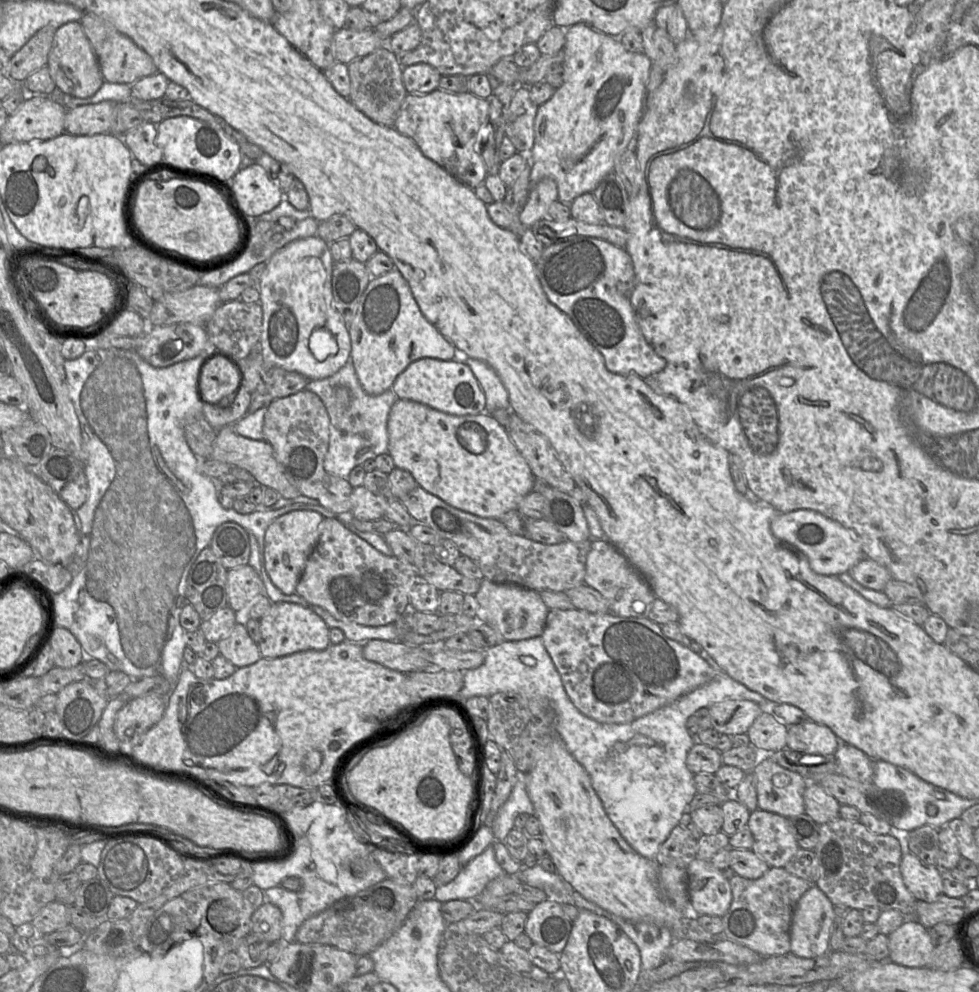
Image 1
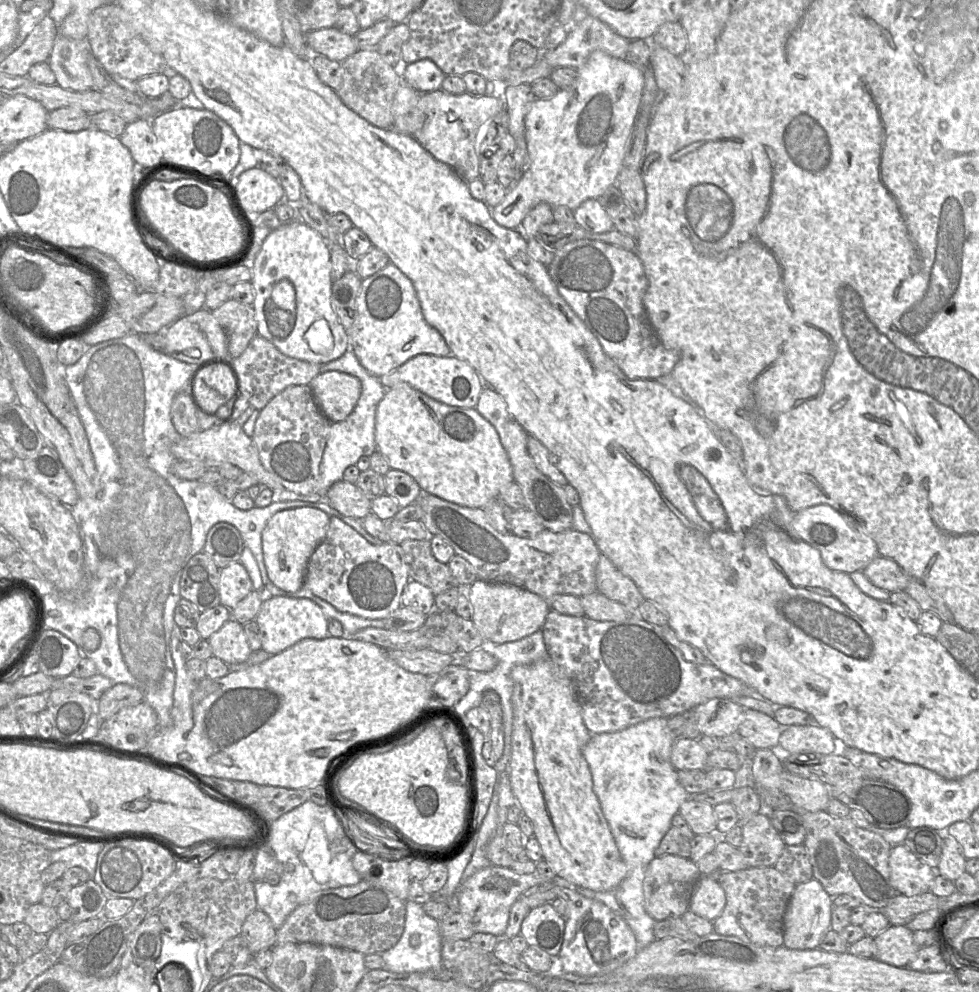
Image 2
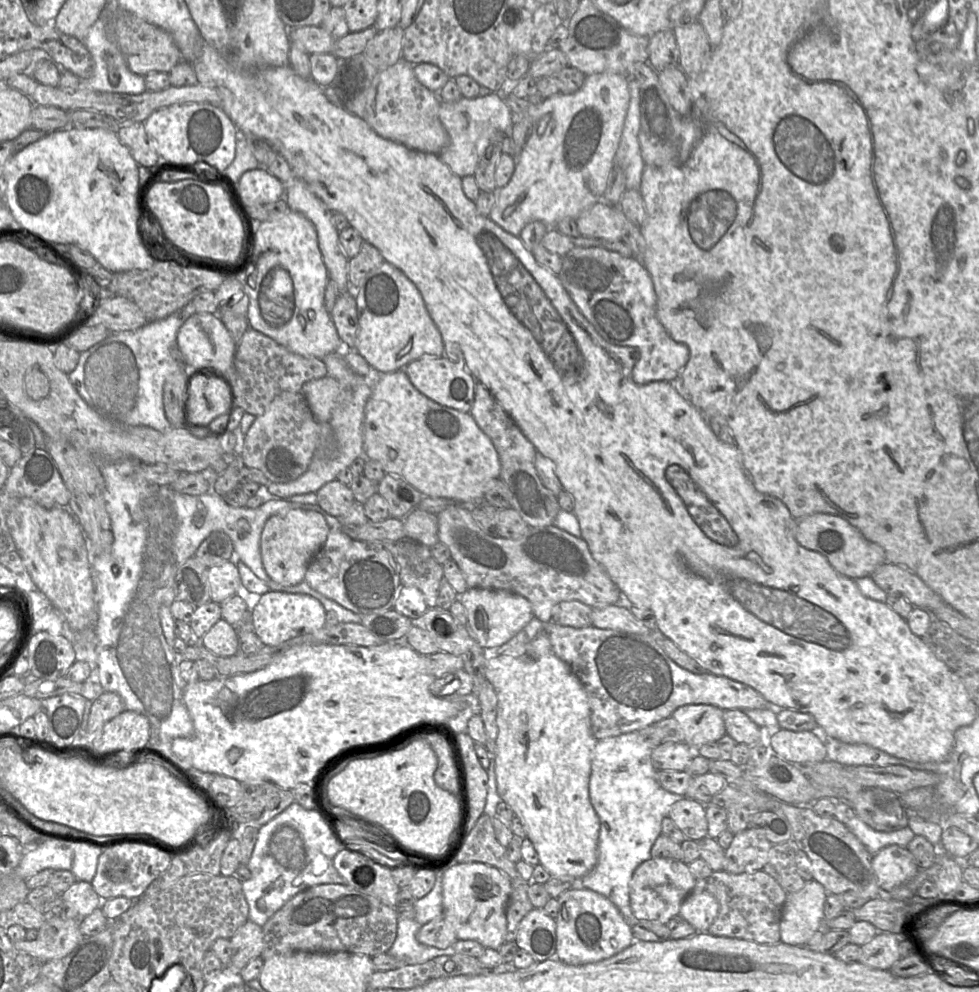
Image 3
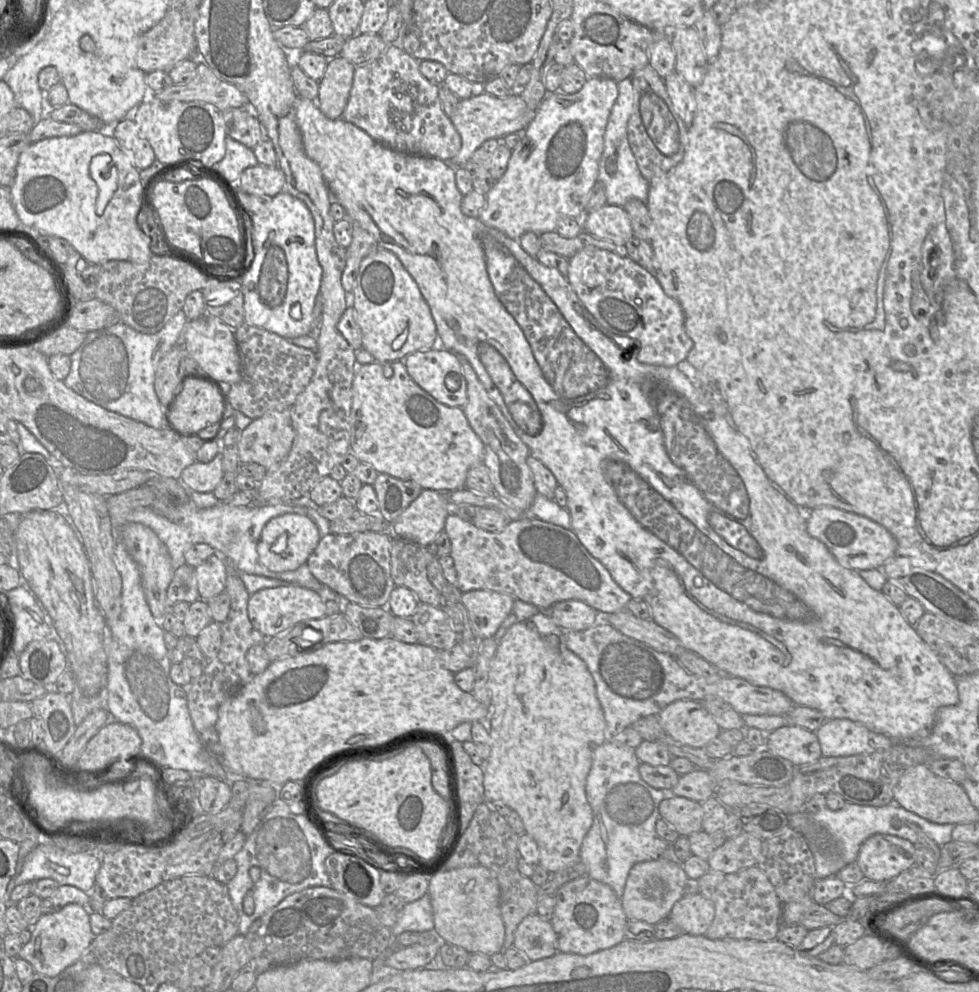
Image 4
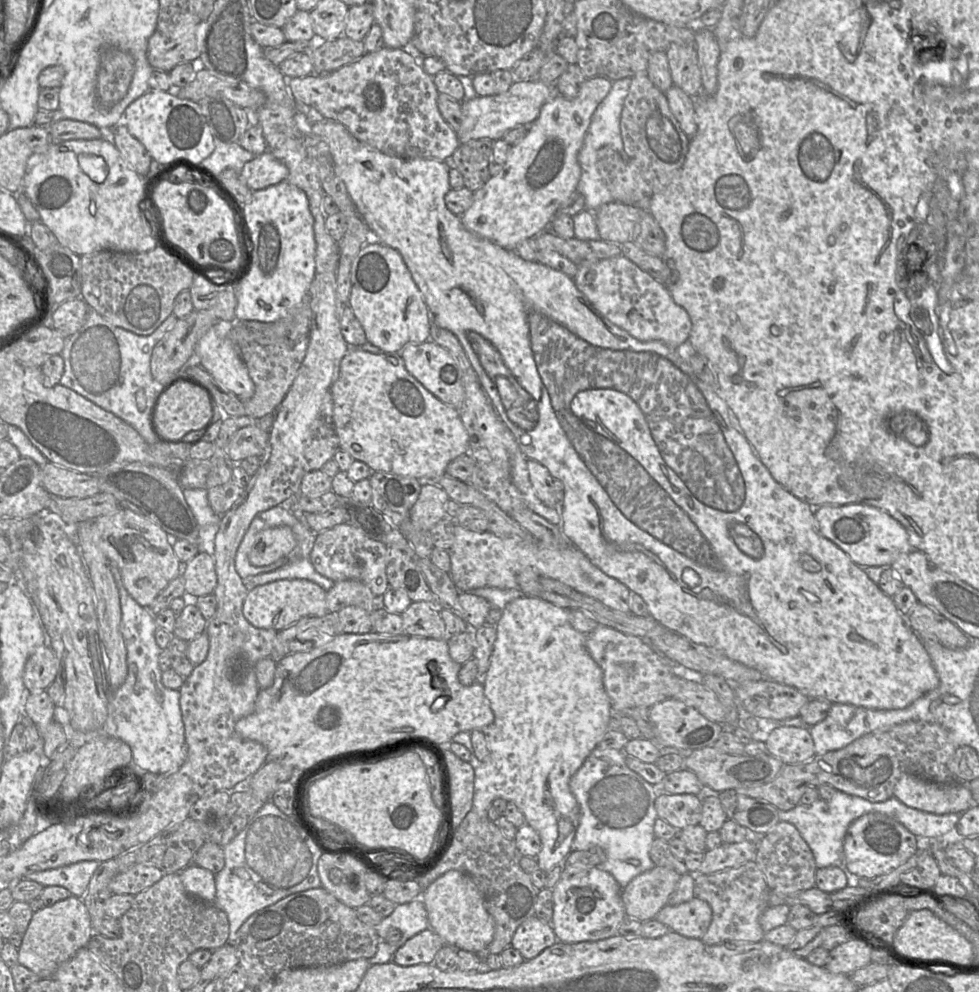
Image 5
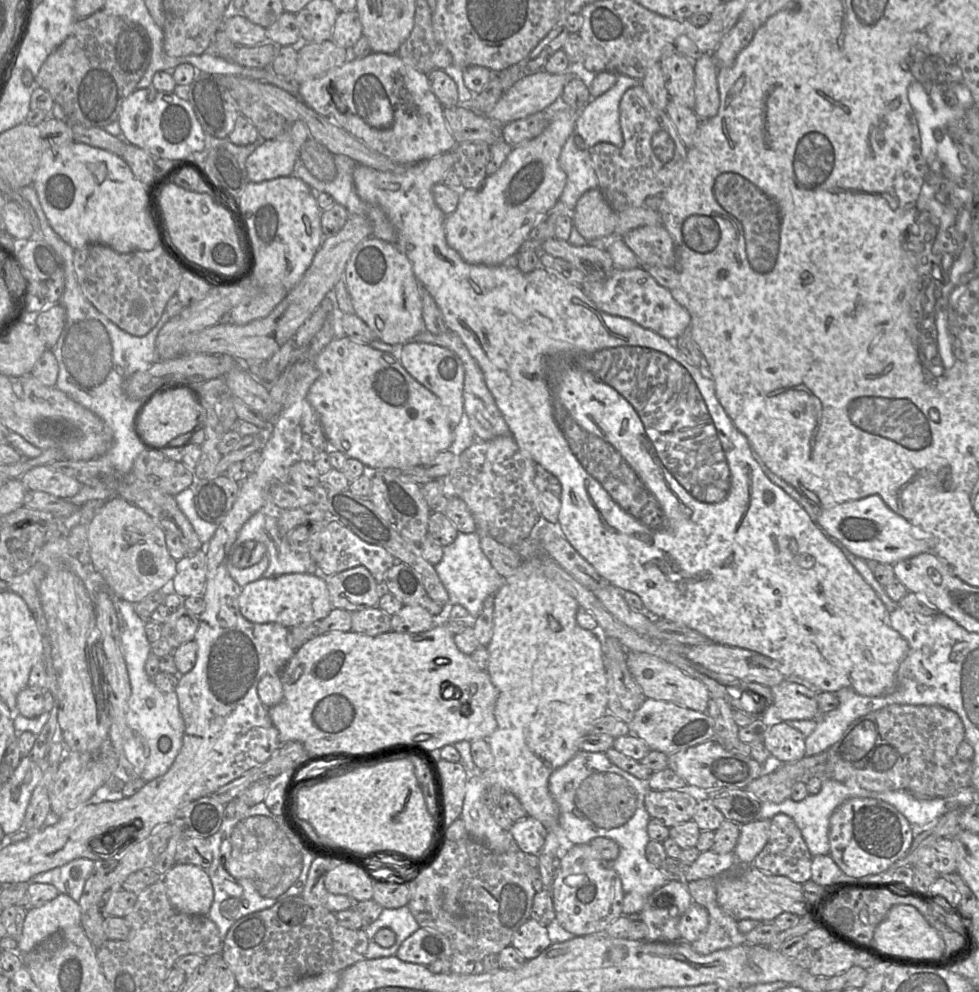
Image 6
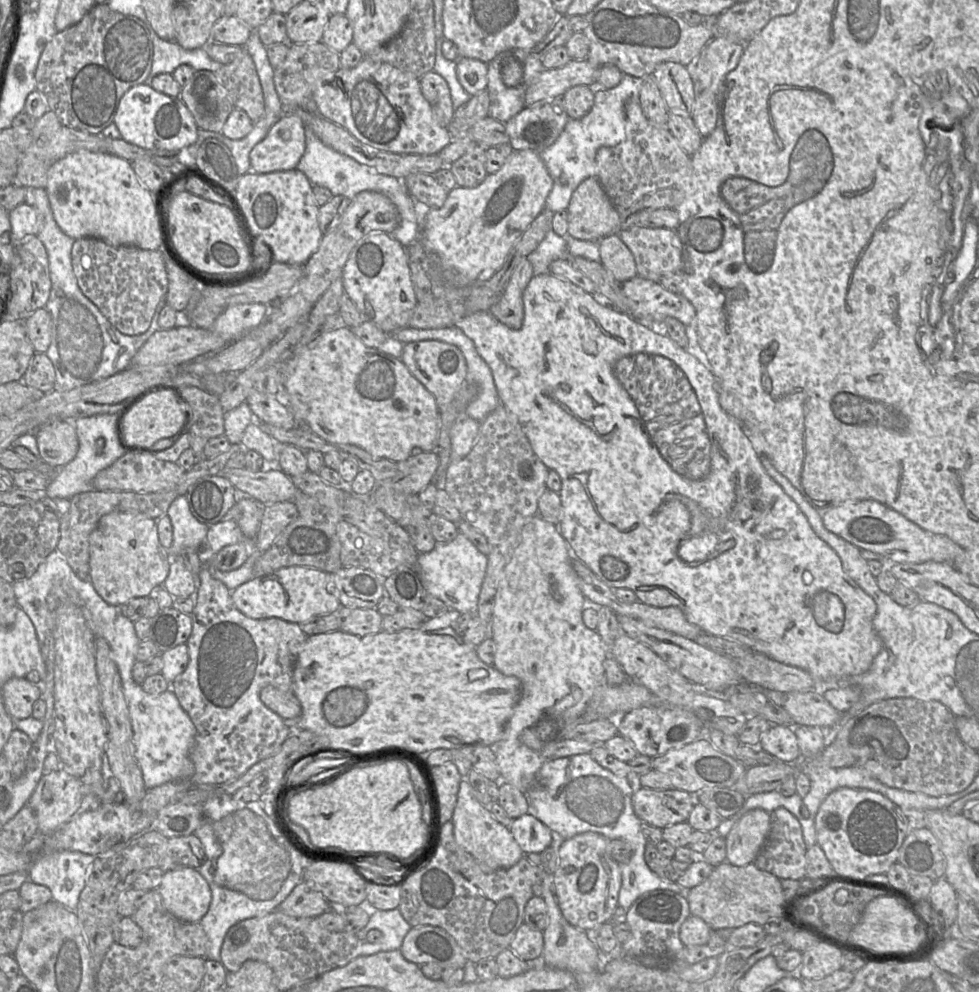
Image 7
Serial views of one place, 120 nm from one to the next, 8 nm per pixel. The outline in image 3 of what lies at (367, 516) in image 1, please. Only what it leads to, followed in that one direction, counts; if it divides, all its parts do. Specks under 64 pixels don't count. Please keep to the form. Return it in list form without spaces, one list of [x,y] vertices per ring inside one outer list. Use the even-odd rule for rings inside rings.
[[[338,479],[324,484],[317,492],[317,504],[332,516],[340,516],[355,503],[354,495],[348,485]]]

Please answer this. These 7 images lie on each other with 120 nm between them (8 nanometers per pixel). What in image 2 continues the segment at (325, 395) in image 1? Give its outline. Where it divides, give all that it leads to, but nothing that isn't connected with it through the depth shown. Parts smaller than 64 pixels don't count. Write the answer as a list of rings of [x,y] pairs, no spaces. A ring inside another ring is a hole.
[[[347,350],[341,357],[326,364],[322,364],[321,373],[339,371],[357,377],[361,382],[361,395],[352,413],[341,422],[331,423],[328,440],[320,463],[320,475],[324,488],[342,480],[343,473],[348,466],[356,465],[362,456],[370,456],[376,450],[375,421],[379,402],[385,395],[386,388],[379,378],[371,375],[359,362],[354,352]]]

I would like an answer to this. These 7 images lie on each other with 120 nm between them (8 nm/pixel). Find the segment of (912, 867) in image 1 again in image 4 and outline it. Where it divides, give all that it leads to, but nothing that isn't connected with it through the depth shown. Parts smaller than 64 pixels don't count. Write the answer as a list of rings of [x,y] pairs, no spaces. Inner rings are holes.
[[[874,834],[864,841],[856,860],[865,879],[888,882],[915,865],[915,845],[889,834]]]

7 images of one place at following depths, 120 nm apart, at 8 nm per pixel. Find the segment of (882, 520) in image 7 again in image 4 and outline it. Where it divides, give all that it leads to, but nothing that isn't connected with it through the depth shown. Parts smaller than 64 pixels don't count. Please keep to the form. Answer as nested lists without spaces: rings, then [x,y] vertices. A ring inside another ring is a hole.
[[[821,506],[804,512],[808,533],[824,543],[845,568],[856,571],[882,569],[886,562],[897,555],[895,537],[884,526],[865,516],[832,506]]]

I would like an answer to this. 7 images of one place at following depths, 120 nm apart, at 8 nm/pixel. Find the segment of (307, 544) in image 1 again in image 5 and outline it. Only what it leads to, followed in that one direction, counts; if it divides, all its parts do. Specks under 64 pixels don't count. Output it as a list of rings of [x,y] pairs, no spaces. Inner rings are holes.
[[[289,526],[265,529],[256,535],[249,561],[256,567],[269,566],[287,557],[296,545],[297,541]]]

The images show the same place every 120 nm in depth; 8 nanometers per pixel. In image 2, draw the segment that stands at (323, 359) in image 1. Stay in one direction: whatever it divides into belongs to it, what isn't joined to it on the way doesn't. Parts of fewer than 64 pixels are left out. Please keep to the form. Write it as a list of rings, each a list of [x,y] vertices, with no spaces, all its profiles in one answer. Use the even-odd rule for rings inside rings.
[[[300,219],[283,222],[264,240],[252,263],[251,284],[255,299],[251,304],[257,321],[257,334],[271,342],[281,353],[299,360],[326,364],[341,357],[349,348],[347,331],[331,305],[330,245]]]

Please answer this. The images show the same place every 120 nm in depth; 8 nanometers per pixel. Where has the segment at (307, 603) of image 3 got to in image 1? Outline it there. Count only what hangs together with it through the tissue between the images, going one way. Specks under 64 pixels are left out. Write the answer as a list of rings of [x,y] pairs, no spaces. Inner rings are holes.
[[[272,603],[268,613],[260,620],[259,649],[263,658],[279,658],[306,650],[323,651],[329,647],[330,628],[315,612],[299,604]]]

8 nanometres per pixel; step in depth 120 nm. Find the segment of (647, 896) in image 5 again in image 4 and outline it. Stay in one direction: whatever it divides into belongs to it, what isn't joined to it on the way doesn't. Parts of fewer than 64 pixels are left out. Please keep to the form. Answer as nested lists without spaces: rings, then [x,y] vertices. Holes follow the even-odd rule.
[[[649,860],[636,863],[630,870],[621,904],[628,920],[638,920],[655,925],[669,917],[677,901],[684,896],[688,879],[682,864],[666,860]]]

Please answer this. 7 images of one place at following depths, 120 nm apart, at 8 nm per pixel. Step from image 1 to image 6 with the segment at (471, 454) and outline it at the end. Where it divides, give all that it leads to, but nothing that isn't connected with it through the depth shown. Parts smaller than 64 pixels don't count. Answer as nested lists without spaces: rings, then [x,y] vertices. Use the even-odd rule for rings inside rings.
[[[347,336],[334,338],[318,355],[319,376],[311,385],[307,400],[320,417],[331,449],[359,460],[368,468],[387,469],[422,466],[439,452],[447,450],[453,439],[447,411],[431,391],[417,382],[391,353],[359,343]]]

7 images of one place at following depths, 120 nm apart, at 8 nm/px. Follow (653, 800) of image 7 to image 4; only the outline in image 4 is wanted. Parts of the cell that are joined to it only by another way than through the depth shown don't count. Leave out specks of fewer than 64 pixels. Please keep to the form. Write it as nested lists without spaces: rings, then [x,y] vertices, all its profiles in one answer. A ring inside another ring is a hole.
[[[675,796],[659,804],[660,817],[666,820],[680,836],[689,836],[702,830],[702,803]]]

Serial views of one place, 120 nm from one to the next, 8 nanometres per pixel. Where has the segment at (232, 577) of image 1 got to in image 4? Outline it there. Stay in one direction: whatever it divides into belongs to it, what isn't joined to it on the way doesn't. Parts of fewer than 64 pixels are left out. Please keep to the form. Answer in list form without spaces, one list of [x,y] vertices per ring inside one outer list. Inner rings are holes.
[[[214,554],[195,567],[200,599],[209,600],[225,591],[228,562],[220,554]]]

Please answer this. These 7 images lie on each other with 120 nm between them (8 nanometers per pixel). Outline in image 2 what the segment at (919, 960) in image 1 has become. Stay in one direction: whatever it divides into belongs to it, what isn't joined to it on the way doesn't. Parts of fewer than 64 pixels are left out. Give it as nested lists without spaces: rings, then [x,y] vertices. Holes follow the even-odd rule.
[[[890,925],[873,939],[876,947],[875,958],[896,967],[907,967],[919,950],[913,940],[913,931],[902,925]]]

